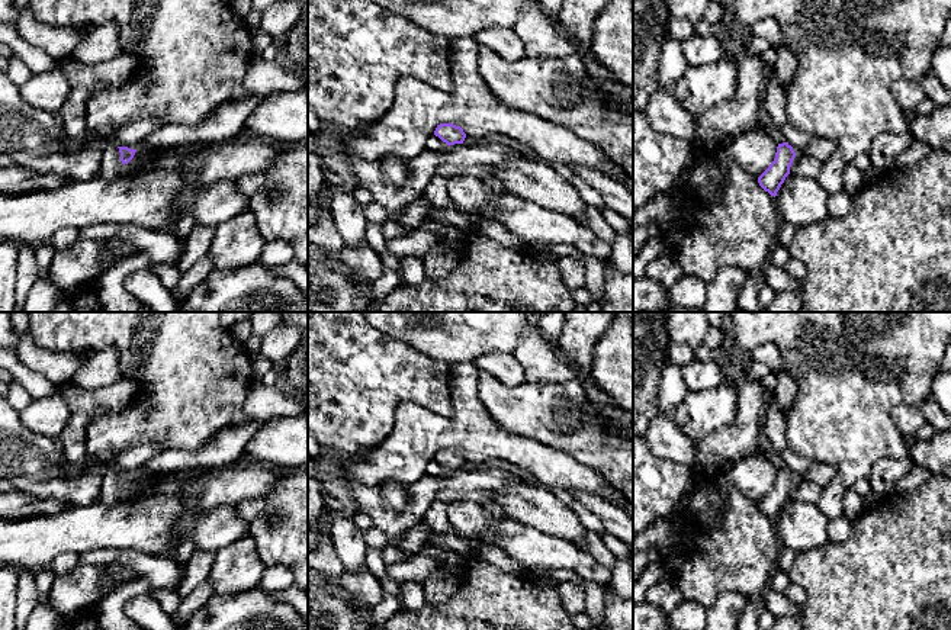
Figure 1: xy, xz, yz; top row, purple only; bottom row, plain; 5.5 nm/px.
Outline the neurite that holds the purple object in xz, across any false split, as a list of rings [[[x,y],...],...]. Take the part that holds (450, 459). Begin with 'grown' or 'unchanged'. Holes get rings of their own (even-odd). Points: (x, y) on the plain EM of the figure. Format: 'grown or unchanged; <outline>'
unchanged; [[[440,449],[437,450],[434,460],[438,462],[449,472],[454,469],[463,469],[466,459],[460,451],[453,449]]]

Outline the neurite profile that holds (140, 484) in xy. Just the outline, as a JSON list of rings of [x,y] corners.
[[[192,469],[189,472],[180,472],[174,478],[151,479],[136,475],[134,483],[125,489],[123,498],[138,499],[144,491],[161,492],[166,495],[176,495],[184,485],[193,483],[193,480],[202,475],[206,469]]]

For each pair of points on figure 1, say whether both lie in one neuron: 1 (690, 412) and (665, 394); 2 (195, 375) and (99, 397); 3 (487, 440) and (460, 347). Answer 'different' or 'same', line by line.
1: different
2: different
3: different

